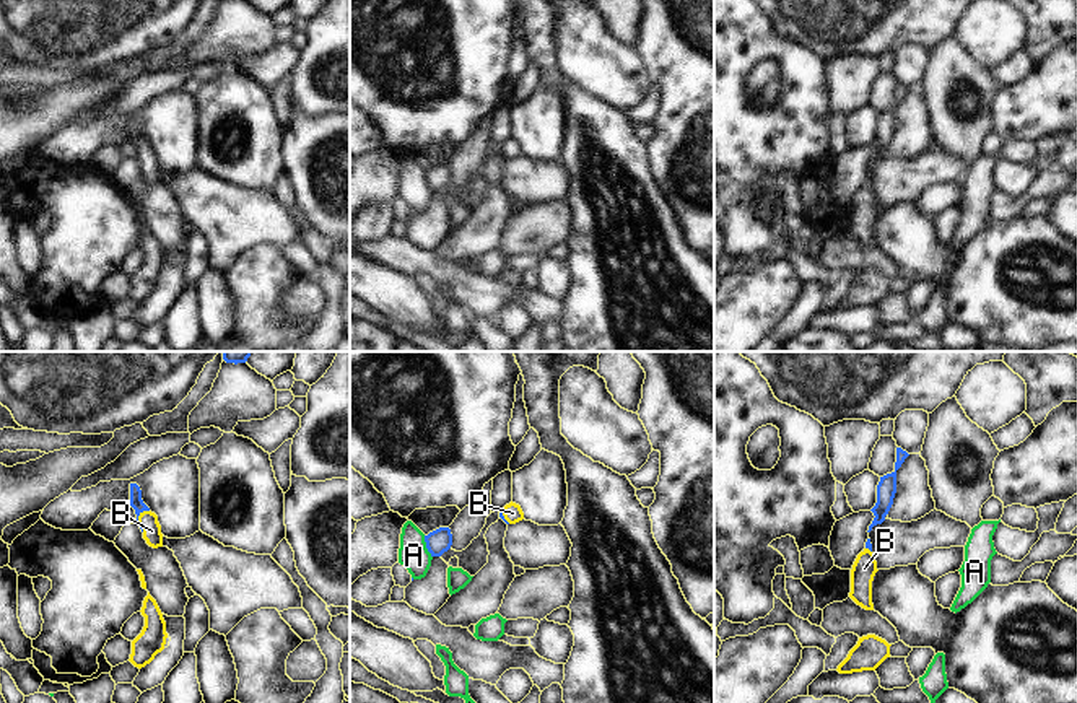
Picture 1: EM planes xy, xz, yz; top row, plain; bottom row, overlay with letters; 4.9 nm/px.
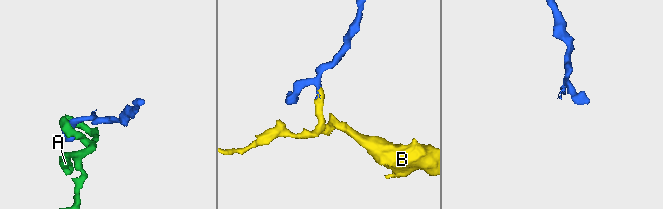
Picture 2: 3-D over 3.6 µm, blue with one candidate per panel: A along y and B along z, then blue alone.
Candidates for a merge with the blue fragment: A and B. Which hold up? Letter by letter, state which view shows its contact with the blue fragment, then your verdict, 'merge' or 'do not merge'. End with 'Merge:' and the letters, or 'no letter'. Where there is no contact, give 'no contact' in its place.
A: meets blue in xz; do not merge
B: meets blue in xy; merge
Merge: B

